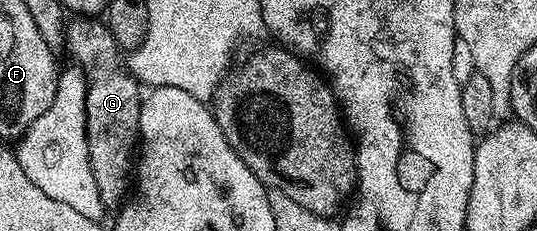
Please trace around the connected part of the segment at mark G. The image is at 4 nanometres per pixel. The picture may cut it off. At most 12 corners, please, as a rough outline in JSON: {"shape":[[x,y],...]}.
{"shape":[[70,20],[101,201],[131,189],[142,86],[104,20]]}

